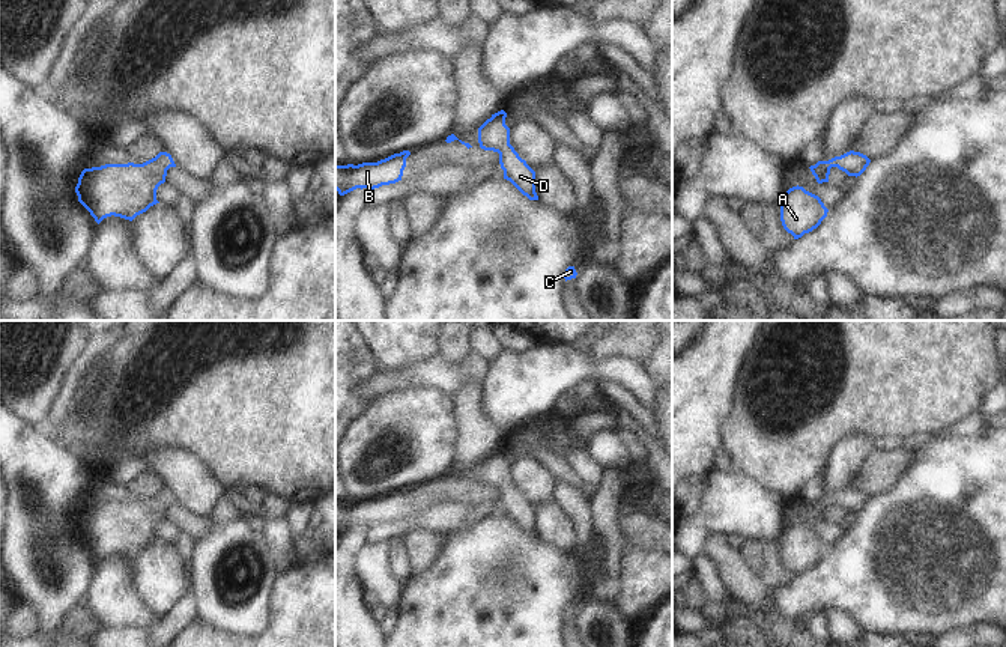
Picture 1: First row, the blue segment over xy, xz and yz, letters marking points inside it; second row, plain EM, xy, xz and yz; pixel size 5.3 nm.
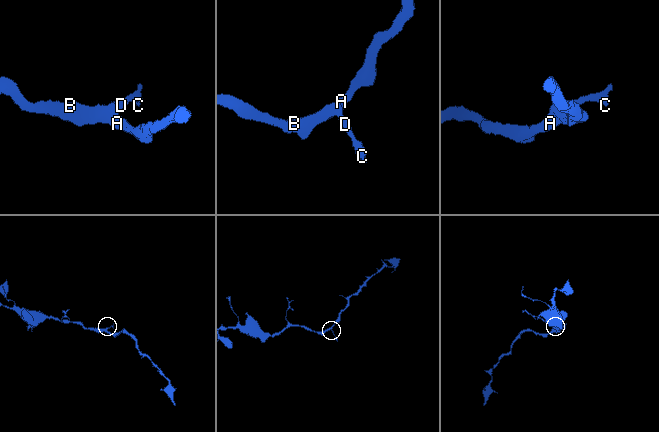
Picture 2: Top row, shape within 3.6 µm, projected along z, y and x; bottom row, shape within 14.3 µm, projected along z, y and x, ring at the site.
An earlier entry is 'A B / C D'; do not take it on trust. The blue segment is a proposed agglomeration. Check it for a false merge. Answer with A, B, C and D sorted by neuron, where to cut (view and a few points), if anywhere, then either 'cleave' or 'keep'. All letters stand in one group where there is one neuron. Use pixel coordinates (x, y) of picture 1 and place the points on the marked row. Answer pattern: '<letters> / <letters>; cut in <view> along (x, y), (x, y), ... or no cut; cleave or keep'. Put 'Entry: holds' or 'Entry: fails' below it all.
A B C D; no cut; keep
Entry: fails

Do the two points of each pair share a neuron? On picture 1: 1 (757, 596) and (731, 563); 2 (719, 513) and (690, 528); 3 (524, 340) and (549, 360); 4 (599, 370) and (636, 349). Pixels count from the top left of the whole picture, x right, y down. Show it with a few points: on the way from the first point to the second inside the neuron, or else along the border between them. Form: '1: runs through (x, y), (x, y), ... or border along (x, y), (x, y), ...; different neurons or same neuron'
1: runs through (749, 589), (734, 571); same neuron
2: runs through (712, 519), (698, 528); same neuron
3: border along (542, 342), (521, 351), (502, 351); different neurons
4: border along (590, 351), (594, 360), (624, 355), (639, 363); different neurons

